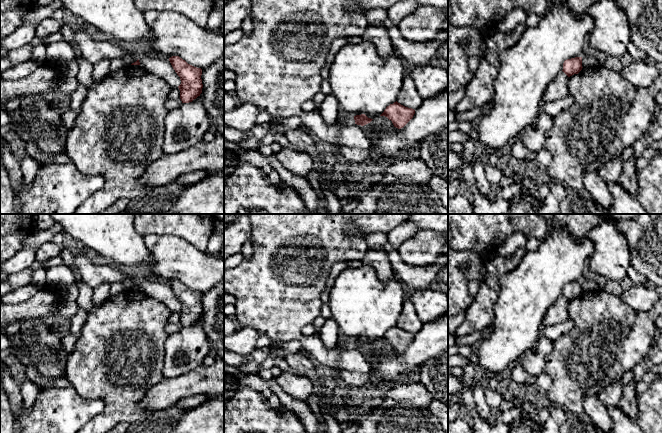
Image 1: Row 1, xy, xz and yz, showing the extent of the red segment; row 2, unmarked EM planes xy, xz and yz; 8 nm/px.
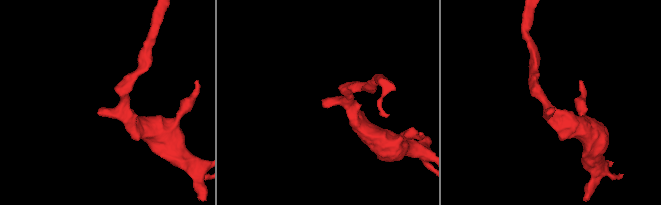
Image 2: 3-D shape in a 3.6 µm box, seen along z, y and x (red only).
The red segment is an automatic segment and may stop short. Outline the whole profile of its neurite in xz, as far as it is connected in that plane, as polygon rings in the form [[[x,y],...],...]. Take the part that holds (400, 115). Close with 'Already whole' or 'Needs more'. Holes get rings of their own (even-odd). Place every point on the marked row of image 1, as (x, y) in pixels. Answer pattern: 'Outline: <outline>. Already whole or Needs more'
Outline: [[[396,101],[387,106],[380,116],[387,117],[394,127],[401,129],[413,118],[414,114],[414,109],[405,107]]]. Already whole

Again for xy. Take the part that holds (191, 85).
Outline: [[[172,56],[169,61],[181,80],[178,88],[182,103],[192,102],[202,93],[202,69],[188,64],[179,56]]]. Already whole

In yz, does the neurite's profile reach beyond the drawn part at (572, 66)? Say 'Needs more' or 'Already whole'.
Already whole

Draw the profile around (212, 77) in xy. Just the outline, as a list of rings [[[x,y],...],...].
[[[224,57],[202,70],[202,96],[212,129],[224,135]]]

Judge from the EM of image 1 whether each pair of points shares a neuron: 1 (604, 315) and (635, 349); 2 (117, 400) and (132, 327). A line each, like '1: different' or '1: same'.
1: same
2: same

